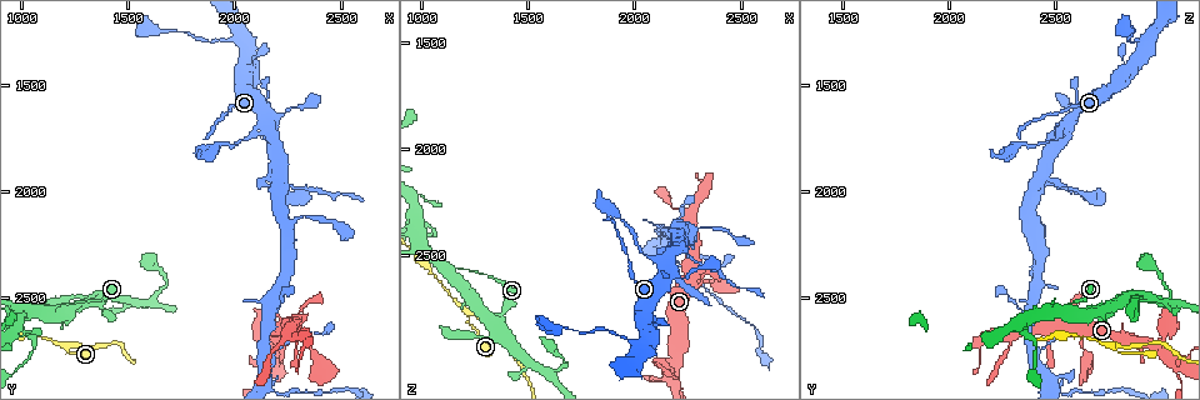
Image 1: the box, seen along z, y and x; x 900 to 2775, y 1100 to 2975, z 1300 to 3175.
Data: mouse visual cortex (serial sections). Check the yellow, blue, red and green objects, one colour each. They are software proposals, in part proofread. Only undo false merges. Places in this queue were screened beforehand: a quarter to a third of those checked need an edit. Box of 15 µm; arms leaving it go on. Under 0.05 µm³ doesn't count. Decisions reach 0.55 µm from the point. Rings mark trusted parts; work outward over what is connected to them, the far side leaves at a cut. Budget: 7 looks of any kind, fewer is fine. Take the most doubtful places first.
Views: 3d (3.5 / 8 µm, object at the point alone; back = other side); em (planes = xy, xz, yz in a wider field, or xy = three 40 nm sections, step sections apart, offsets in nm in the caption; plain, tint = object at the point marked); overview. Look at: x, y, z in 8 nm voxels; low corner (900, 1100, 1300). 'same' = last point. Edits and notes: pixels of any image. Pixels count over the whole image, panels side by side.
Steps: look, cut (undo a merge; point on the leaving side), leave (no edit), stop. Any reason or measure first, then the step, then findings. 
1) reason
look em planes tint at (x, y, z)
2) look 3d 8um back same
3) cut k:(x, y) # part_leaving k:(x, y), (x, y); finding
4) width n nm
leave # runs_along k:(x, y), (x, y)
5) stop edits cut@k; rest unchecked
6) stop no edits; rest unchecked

abrupt turn
look 3d 8um at (1210, 2730, 2770)

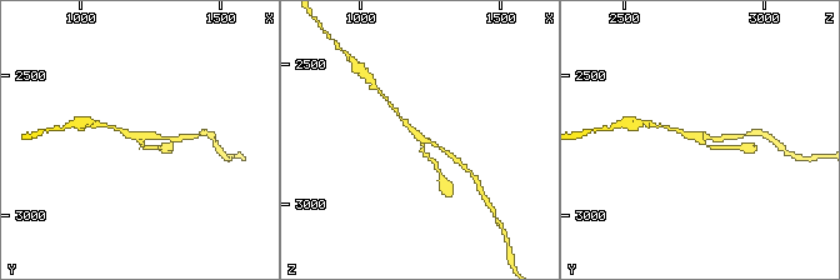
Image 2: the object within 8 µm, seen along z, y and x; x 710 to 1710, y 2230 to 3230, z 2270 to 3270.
look 3d 3.5um at (1220, 2730, 2770)

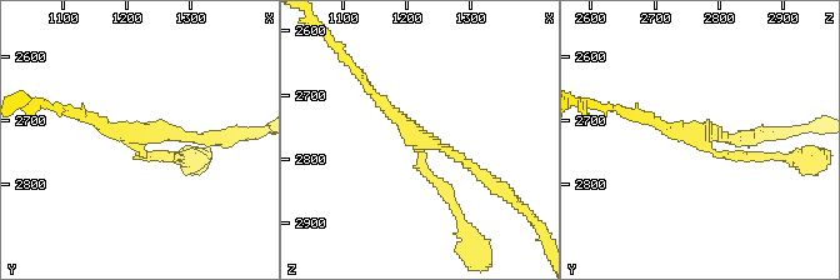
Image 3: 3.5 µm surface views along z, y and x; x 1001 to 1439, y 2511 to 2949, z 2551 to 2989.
look em xy step 2 tint at (1220, 2730, 2770)

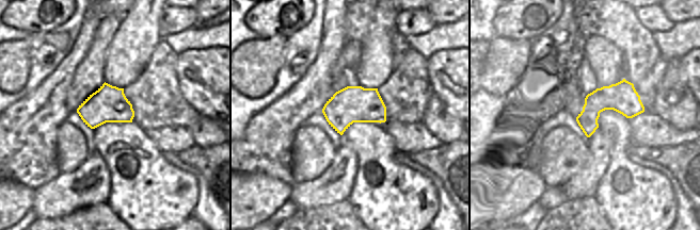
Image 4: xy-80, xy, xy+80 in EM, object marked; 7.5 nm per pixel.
leave # runs_along 3:(455, 205), (366, 84); all the same cell

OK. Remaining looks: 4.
a narrow waist
look em planes tint at (2300, 1980, 2540)

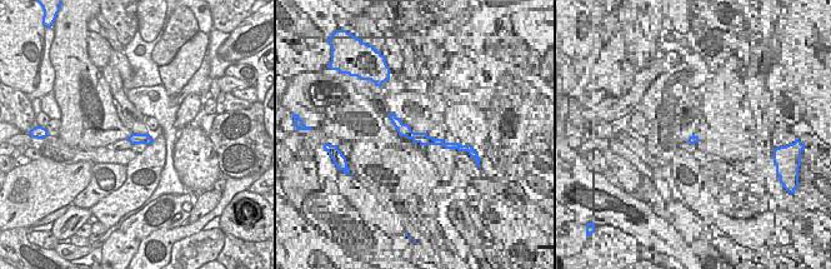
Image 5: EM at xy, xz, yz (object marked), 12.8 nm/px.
wider look
look 3d 3.5um same

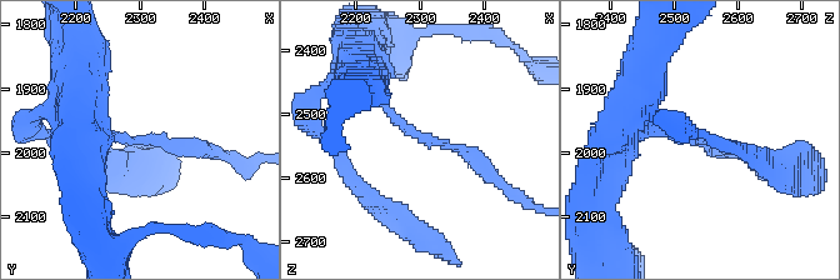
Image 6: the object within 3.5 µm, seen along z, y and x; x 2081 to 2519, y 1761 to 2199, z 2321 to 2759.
width 130 nm
leave # runs_along 6:(359, 68), (413, 135), (466, 150), (489, 173); all the same cell

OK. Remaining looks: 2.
look 3d 3.5um at (1950, 1290, 2880)

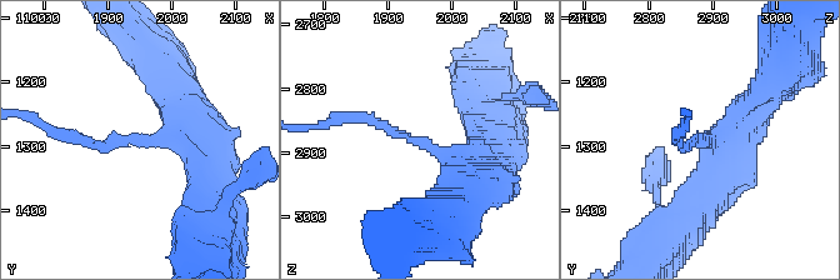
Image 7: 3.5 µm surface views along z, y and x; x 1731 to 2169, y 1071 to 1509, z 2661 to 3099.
look em planes tint at (1955, 1285, 2890)

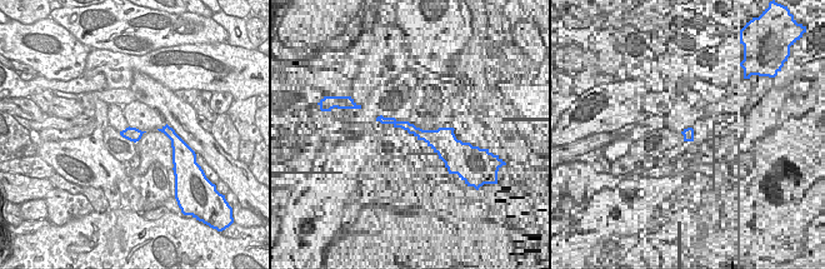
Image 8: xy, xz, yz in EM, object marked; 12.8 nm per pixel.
leave # runs_along 7:(486, 170), (471, 170), (353, 115); continuous, no second cell

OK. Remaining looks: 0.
stop no edits; rest unchecked

